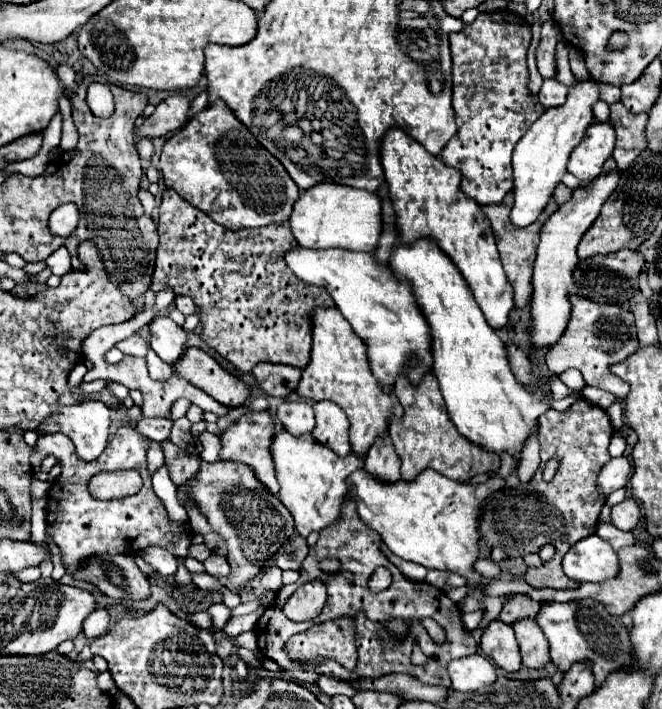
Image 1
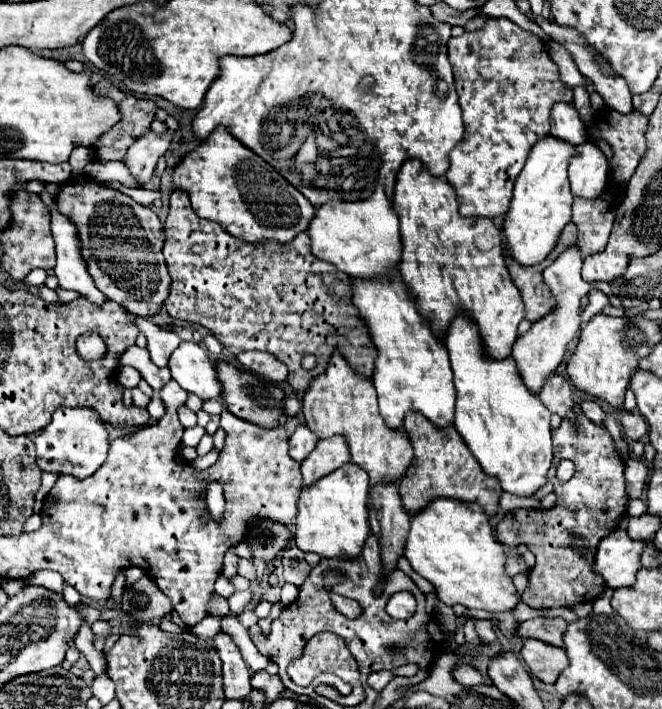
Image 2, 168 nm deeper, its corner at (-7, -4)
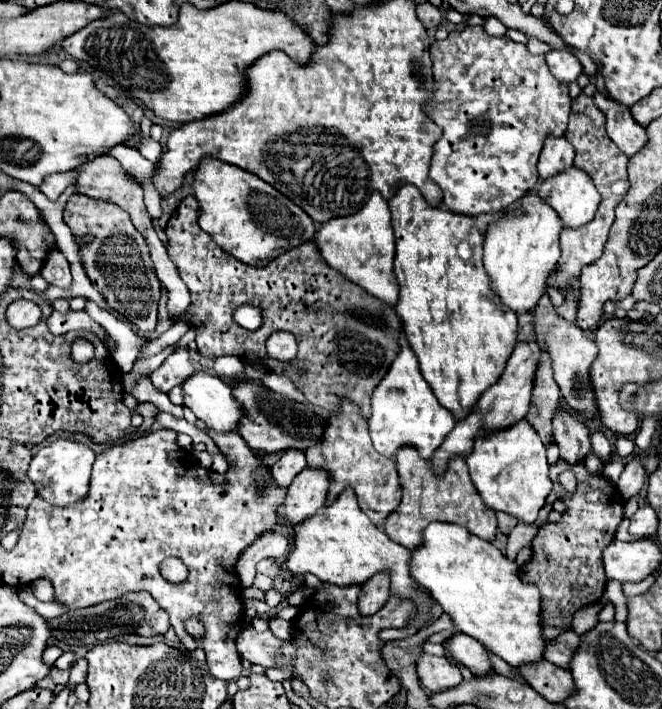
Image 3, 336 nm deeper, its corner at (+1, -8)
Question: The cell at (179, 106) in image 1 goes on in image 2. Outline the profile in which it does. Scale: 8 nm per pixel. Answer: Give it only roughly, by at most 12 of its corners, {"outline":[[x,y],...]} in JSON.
{"outline":[[172,131],[130,145],[124,165],[138,187],[152,181],[158,159],[168,151]]}

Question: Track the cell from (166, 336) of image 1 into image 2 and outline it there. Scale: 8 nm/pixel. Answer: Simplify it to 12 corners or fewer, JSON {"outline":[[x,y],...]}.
{"outline":[[182,343],[168,363],[180,387],[202,401],[222,397],[206,351]]}

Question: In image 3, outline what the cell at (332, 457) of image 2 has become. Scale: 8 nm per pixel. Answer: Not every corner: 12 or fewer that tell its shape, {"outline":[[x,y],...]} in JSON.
{"outline":[[302,469],[288,487],[284,517],[296,525],[324,505],[330,475]]}

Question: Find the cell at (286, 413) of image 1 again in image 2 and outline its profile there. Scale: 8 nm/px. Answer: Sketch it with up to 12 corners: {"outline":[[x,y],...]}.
{"outline":[[298,425],[290,437],[290,457],[302,463],[316,447],[316,435]]}

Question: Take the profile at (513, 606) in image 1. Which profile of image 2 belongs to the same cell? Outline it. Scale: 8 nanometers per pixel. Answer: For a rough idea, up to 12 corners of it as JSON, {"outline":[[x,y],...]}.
{"outline":[[560,617],[524,621],[520,637],[564,647],[568,623]]}

